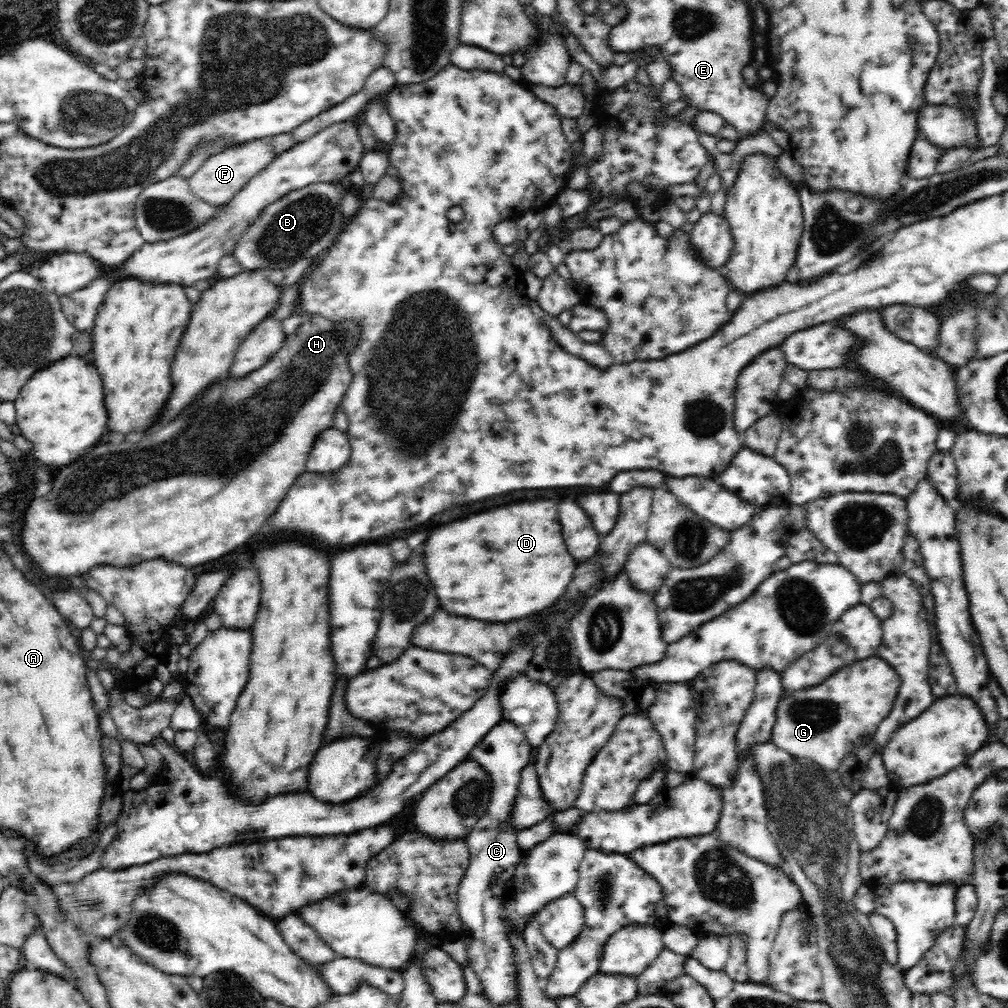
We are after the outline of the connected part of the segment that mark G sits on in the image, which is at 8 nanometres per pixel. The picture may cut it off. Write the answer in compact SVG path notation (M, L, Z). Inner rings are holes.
M875 655L836 670L821 683L813 684L777 702L771 741L797 758L807 758L836 771L845 765L849 750L864 736L874 738L875 730L892 710L900 677L885 660Z

